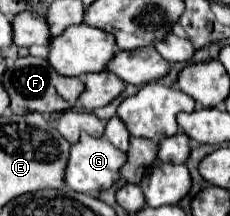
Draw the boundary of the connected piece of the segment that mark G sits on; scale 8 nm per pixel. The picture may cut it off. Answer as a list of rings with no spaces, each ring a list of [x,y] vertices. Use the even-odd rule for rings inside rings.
[[[82,135],[82,139],[72,145],[66,185],[88,195],[110,189],[126,159],[126,153],[116,149],[108,139]]]

